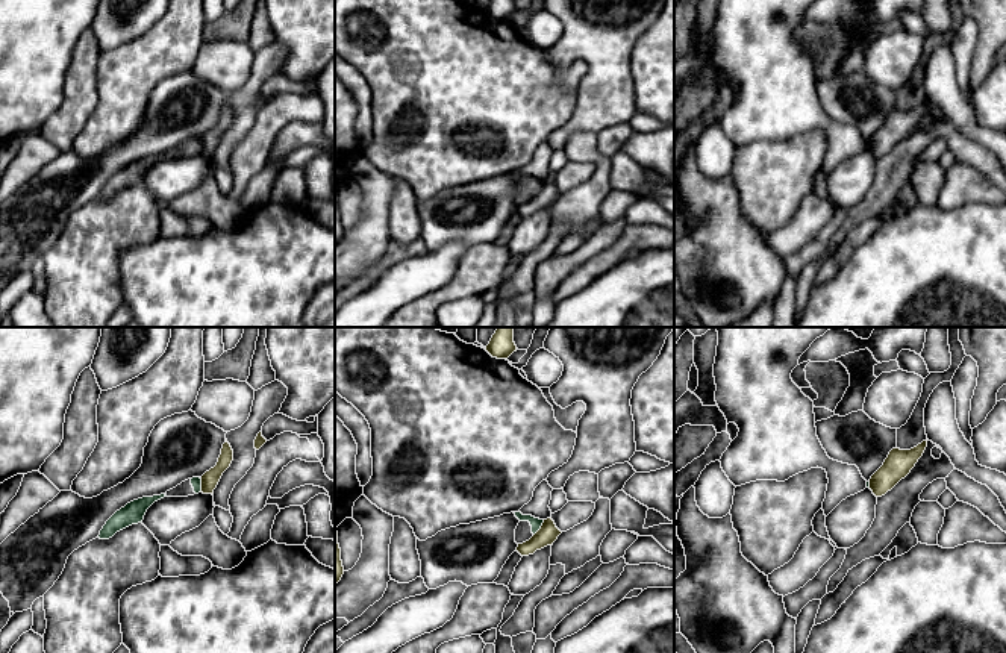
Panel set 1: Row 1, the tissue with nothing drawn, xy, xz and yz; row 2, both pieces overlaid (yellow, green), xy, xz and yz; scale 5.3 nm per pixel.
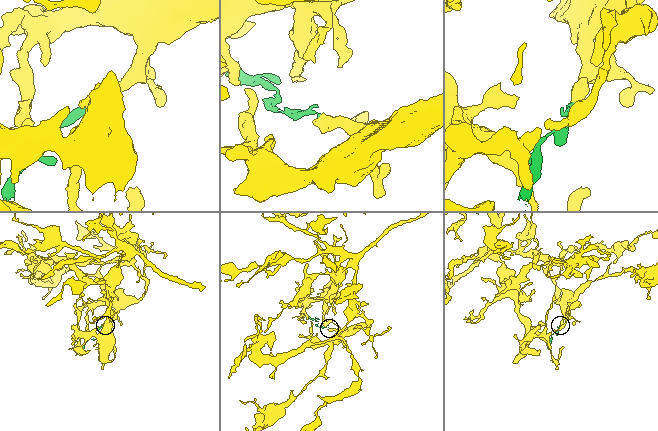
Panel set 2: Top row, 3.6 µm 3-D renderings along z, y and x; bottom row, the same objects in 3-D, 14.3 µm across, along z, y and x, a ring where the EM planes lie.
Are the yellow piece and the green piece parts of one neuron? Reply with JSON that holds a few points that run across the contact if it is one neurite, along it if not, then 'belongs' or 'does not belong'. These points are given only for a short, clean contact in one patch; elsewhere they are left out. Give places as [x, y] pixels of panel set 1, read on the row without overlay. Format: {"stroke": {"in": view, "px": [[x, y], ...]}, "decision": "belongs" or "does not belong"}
{"stroke": {"in": "xz", "px": [[544, 181], [534, 196]]}, "decision": "does not belong"}

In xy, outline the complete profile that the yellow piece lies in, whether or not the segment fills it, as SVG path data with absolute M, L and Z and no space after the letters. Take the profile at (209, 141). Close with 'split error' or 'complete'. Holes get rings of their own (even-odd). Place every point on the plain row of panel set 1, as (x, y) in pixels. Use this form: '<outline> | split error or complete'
M226 100L217 126L202 136L202 152L200 153L214 155L214 150L217 148L223 133L230 127L232 121L233 121L233 111Z | complete

